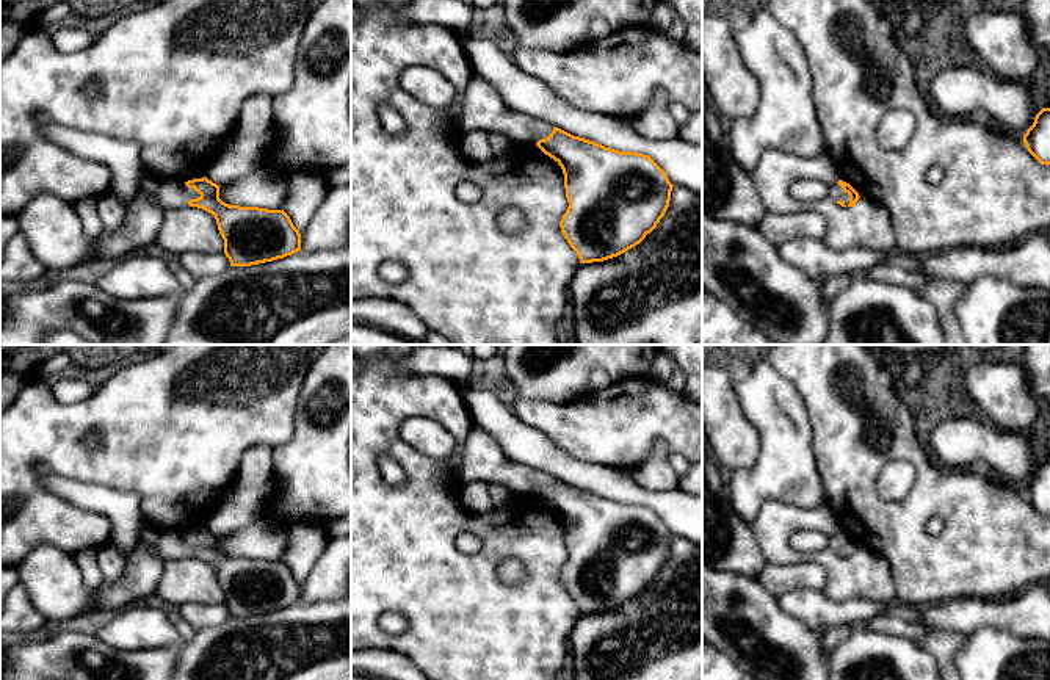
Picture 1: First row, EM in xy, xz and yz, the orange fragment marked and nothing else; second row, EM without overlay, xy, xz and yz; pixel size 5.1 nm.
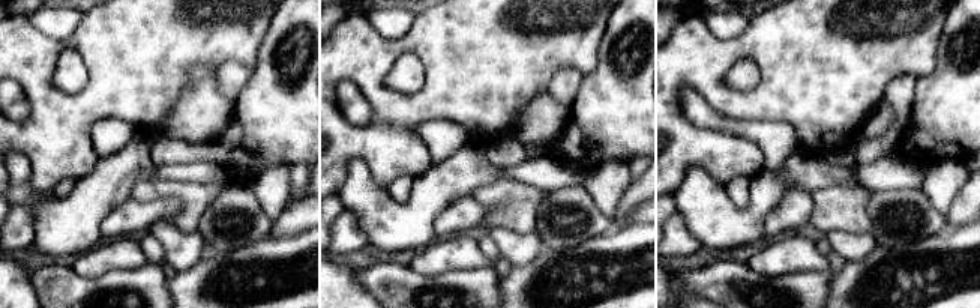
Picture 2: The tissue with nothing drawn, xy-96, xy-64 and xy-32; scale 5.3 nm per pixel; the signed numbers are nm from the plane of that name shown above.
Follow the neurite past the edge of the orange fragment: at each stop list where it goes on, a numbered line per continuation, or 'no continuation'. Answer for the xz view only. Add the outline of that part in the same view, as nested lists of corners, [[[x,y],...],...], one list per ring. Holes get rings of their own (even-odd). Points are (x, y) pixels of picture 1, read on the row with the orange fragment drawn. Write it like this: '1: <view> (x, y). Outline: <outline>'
1: xz (483, 108). Outline: [[[473,75],[456,122],[458,139],[472,130],[497,133],[527,146],[536,146],[539,139],[545,139],[553,132],[553,125],[509,108],[491,81]]]

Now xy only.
1: xy (168, 193). Outline: [[[146,172],[141,177],[139,193],[146,193],[163,210],[186,207],[191,199],[201,197],[194,188],[177,179],[155,177]]]

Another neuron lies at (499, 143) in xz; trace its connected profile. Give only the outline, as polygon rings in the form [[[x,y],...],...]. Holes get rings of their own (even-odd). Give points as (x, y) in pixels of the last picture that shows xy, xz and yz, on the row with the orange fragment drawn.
[[[489,133],[489,143],[492,146],[494,154],[501,154],[509,149],[514,149],[517,144],[517,141],[497,133]]]

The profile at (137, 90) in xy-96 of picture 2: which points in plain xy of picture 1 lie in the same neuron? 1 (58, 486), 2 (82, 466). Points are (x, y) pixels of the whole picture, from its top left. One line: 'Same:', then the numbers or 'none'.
Same: 2

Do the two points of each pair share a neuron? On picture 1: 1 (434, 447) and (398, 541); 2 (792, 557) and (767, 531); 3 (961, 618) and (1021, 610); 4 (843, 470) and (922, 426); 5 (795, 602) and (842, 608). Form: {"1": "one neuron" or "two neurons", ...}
{"1": "two neurons", "2": "one neuron", "3": "one neuron", "4": "two neurons", "5": "one neuron"}

